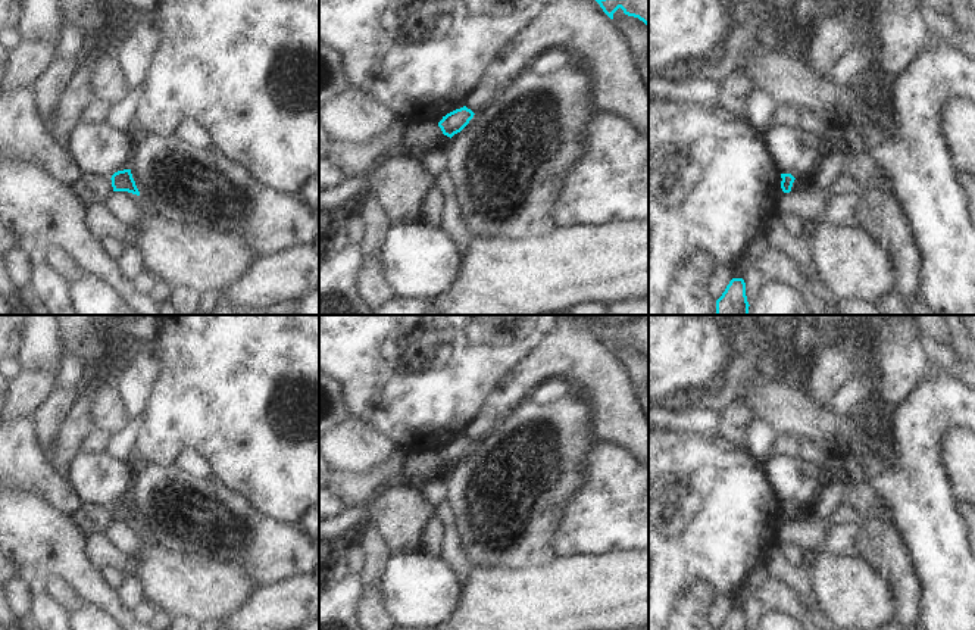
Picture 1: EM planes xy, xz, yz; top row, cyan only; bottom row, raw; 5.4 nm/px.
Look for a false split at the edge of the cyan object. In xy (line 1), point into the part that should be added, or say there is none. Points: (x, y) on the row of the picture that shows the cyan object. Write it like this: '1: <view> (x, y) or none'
1: none

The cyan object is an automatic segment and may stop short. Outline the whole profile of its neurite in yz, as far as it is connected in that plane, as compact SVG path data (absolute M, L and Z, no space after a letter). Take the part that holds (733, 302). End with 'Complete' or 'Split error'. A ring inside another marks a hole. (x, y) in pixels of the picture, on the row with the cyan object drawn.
M732 278L716 300L716 315L749 315L749 306L744 280Z. Complete

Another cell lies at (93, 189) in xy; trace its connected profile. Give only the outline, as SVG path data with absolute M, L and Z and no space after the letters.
M84 175L74 188L87 205L106 203L113 193L112 180L101 175Z

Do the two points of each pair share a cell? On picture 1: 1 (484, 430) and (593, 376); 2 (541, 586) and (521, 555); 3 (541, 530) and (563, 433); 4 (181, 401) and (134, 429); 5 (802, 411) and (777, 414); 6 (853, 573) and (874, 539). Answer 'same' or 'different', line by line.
1: same
2: different
3: same
4: different
5: same
6: different

